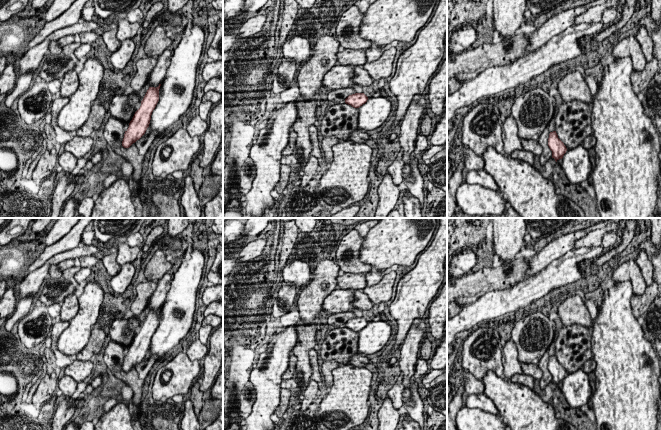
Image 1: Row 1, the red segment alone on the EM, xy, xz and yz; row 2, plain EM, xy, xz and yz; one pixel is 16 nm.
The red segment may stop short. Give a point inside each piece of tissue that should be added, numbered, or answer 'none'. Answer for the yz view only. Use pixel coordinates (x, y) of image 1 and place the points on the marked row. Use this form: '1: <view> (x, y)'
none

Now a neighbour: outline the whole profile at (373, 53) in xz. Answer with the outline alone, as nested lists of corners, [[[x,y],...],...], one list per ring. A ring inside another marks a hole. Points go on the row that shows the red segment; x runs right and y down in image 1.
[[[370,47],[368,49],[345,49],[337,52],[337,61],[340,65],[364,65],[366,62],[372,62],[381,57],[384,53],[384,47]]]

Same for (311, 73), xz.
[[[322,35],[313,48],[313,55],[304,62],[297,77],[300,96],[306,100],[316,98],[324,91],[323,78],[336,66],[340,43],[336,36]]]

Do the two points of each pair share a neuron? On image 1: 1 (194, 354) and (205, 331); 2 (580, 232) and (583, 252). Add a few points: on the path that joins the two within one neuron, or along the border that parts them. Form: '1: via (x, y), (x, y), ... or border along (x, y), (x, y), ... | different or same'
1: via (198, 348), (203, 337) | same
2: via (573, 239), (572, 248), (576, 252) | same

